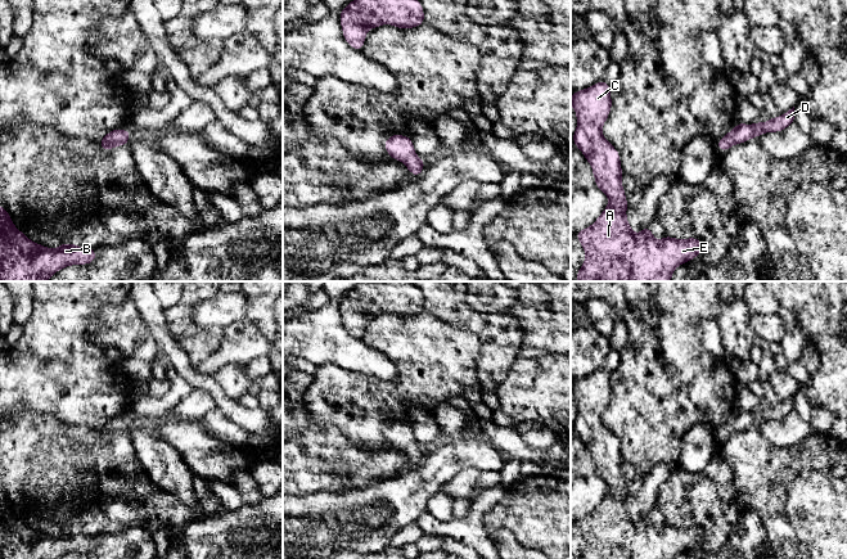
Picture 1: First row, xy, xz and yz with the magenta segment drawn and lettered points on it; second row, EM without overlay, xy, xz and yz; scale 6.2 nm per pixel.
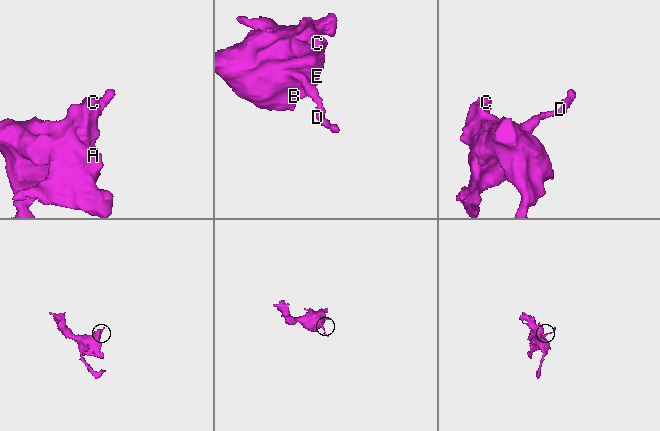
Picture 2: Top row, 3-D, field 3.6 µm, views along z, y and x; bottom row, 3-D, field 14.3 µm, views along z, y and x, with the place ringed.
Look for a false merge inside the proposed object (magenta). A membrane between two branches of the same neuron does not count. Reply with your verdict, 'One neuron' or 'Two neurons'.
One neuron

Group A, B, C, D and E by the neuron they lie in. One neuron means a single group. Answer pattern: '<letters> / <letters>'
A B C D E

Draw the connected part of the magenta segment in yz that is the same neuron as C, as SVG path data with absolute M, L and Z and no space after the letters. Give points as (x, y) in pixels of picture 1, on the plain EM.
M602 368L585 378L575 379L571 393L577 405L572 428L590 451L595 474L609 487L607 496L595 510L575 522L586 540L586 547L577 559L673 559L700 542L703 531L695 524L675 527L664 522L663 527L657 529L649 514L644 514L636 523L629 513L626 504L629 491L621 470L623 460L620 441L602 421L603 413L612 398L611 373Z

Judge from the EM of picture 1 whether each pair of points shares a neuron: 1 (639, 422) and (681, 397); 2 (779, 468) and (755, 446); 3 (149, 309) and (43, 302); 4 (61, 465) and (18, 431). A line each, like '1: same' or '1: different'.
1: same
2: same
3: different
4: same

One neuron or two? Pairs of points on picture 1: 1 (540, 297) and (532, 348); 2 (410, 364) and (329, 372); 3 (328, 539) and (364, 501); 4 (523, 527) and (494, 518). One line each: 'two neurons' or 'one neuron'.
1: two neurons
2: one neuron
3: one neuron
4: one neuron

